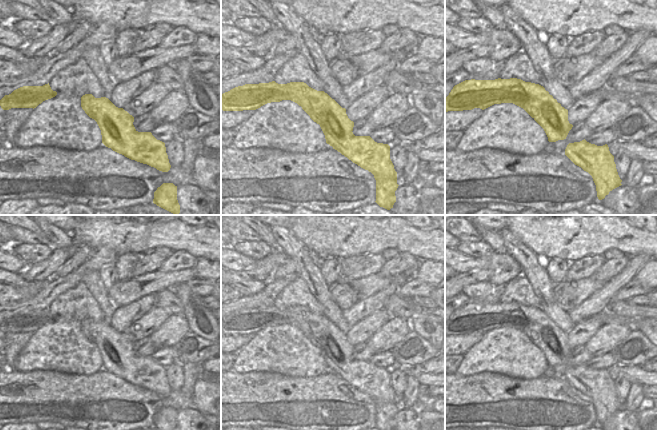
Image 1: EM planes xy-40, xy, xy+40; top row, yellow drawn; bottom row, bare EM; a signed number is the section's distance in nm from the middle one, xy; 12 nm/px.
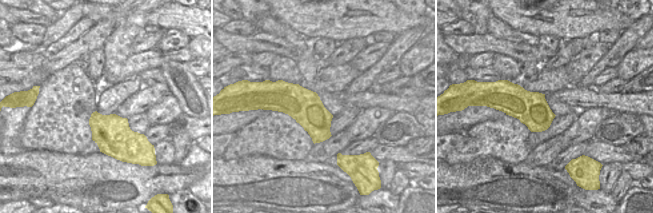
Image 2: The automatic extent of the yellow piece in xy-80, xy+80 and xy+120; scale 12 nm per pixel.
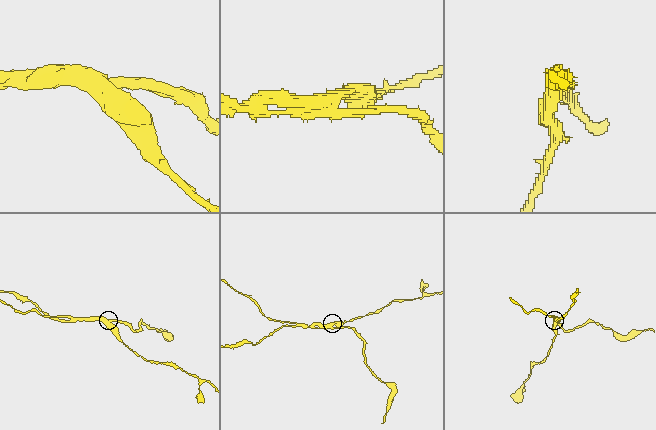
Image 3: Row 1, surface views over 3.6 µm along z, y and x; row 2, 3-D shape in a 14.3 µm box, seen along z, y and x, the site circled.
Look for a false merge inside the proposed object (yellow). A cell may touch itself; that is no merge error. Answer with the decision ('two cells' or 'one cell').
two cells

